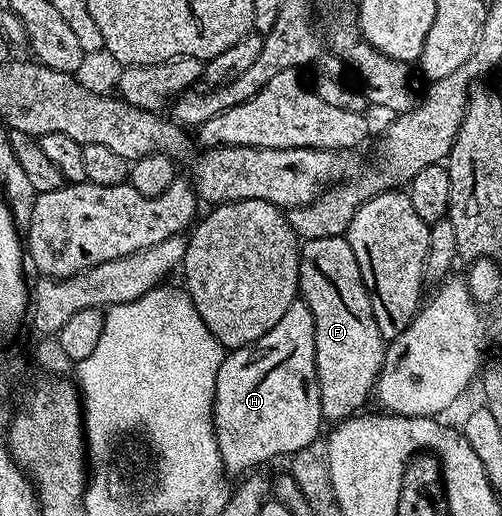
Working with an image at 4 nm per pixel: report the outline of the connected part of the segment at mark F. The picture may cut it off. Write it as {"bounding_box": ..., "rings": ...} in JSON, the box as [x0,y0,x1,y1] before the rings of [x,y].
{"bounding_box":[299,236,387,422],"rings":[[[345,236],[331,238],[315,238],[301,244],[301,261],[299,262],[300,299],[311,310],[315,322],[315,358],[317,377],[319,378],[319,402],[321,415],[326,421],[340,422],[358,415],[361,408],[374,395],[377,387],[377,376],[385,365],[385,349],[387,341],[379,334],[379,322],[375,322],[375,314],[371,310],[371,298],[367,286],[363,282],[363,274],[359,270],[359,262],[355,258],[355,250],[351,250]]]}

